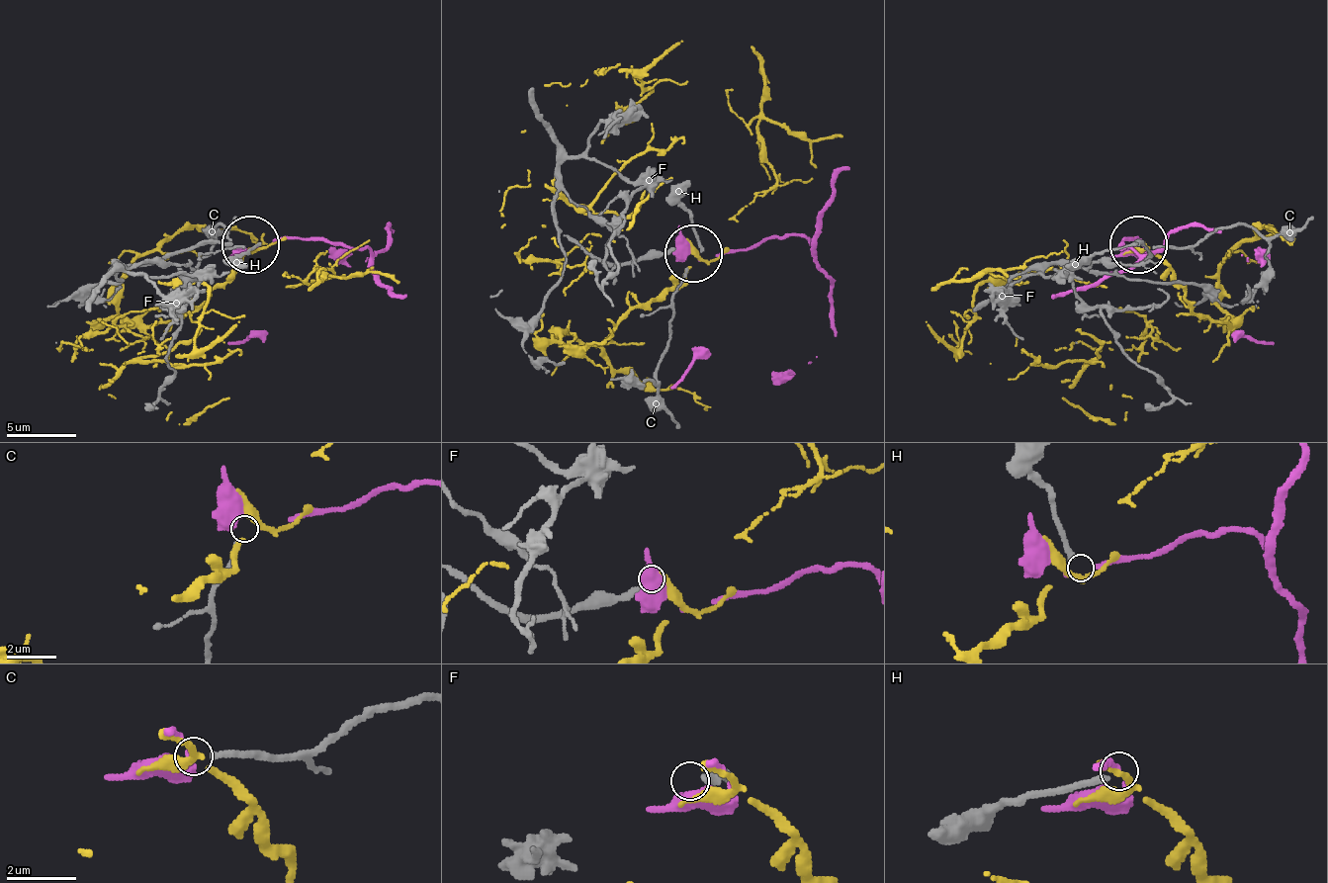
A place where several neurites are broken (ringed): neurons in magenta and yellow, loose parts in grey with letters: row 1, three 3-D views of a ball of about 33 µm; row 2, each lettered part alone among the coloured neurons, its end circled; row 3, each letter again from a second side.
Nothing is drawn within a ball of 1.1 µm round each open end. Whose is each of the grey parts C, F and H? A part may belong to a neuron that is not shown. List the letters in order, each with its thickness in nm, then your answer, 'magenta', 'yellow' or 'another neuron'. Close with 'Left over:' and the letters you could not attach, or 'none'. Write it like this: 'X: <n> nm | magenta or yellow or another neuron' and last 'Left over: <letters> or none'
C: 170 nm | magenta
F: 180 nm | another neuron
H: 200 nm | another neuron
Left over: F, H

